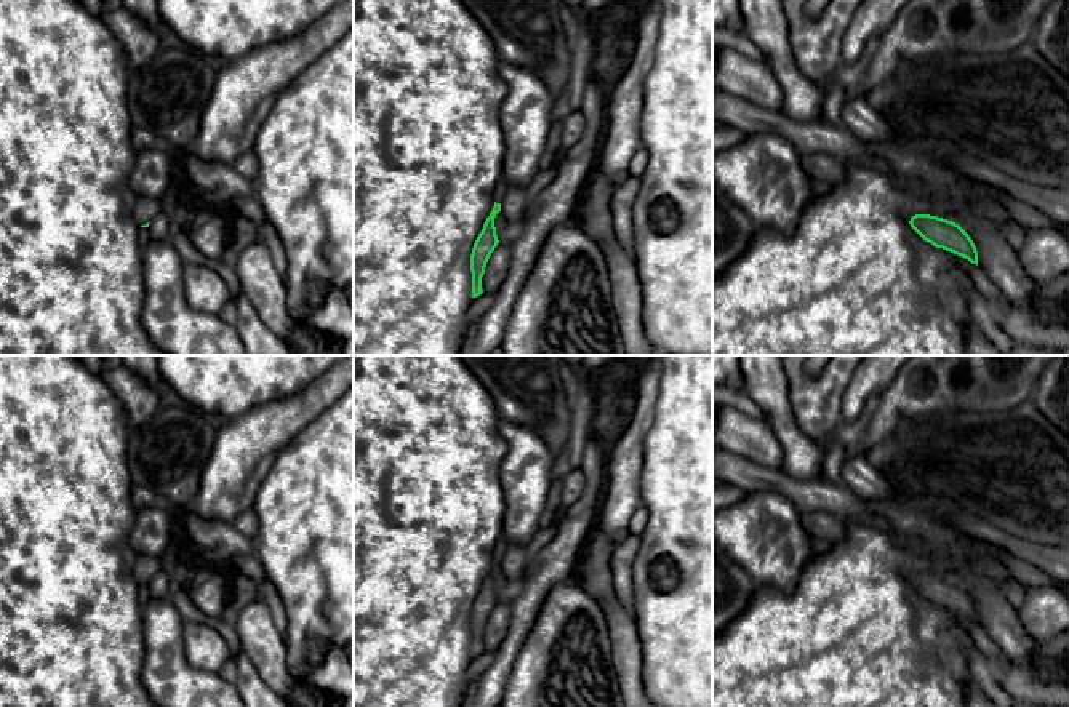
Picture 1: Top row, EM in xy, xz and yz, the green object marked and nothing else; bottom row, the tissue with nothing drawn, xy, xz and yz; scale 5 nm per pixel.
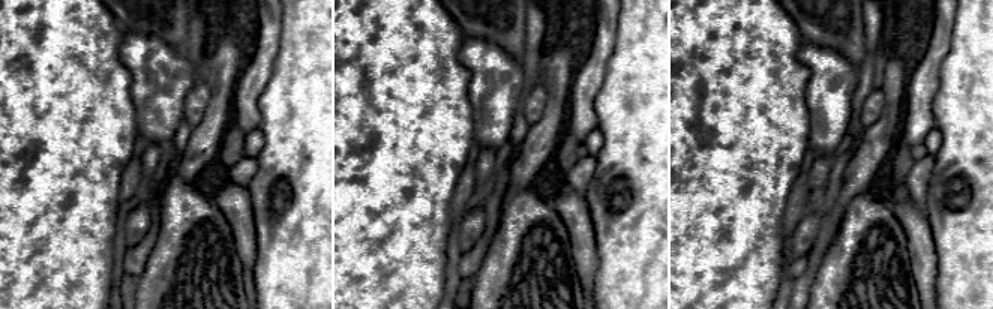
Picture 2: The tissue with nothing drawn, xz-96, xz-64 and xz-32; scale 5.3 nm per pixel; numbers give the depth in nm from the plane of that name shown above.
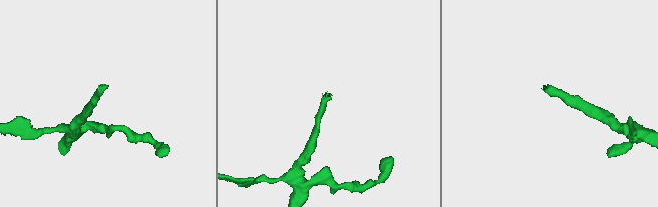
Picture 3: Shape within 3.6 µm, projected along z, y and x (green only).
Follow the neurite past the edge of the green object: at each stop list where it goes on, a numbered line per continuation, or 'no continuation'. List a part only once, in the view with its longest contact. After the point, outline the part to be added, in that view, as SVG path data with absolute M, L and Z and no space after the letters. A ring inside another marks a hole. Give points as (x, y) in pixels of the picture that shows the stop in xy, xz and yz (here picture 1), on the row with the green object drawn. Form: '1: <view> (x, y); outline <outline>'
1: xy (144, 210); outline M150 197L136 198L136 203L133 206L134 222L141 227L150 222L165 208L166 208L166 200L150 198Z

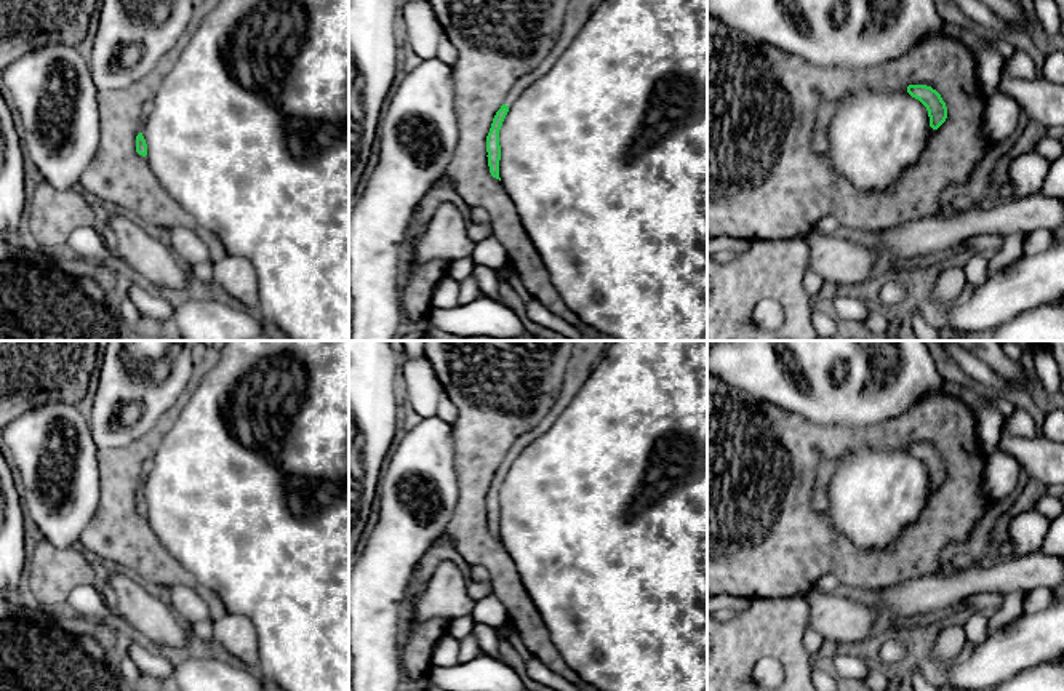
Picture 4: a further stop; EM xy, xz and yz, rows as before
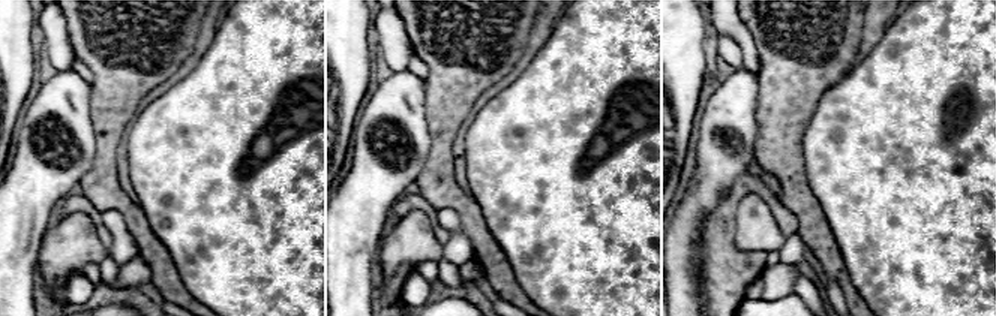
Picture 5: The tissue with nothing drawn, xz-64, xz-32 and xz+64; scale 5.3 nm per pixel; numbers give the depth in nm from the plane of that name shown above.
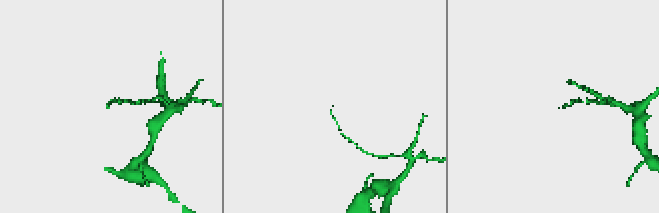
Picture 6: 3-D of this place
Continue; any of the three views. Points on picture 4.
1: xz (578, 11); outline M571 0L566 8L563 30L550 50L550 53L544 58L544 61L531 72L523 75L509 91L504 99L506 106L512 106L514 101L522 94L522 91L530 86L534 80L546 75L558 58L566 51L566 48L574 40L576 34L581 27L587 22L589 16L592 14L594 8L600 0Z

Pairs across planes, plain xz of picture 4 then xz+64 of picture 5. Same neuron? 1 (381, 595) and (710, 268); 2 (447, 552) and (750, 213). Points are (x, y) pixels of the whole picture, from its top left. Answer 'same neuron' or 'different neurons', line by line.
1: different neurons
2: different neurons

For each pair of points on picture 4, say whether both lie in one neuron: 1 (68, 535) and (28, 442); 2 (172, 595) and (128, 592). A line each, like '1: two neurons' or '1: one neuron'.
1: one neuron
2: two neurons

